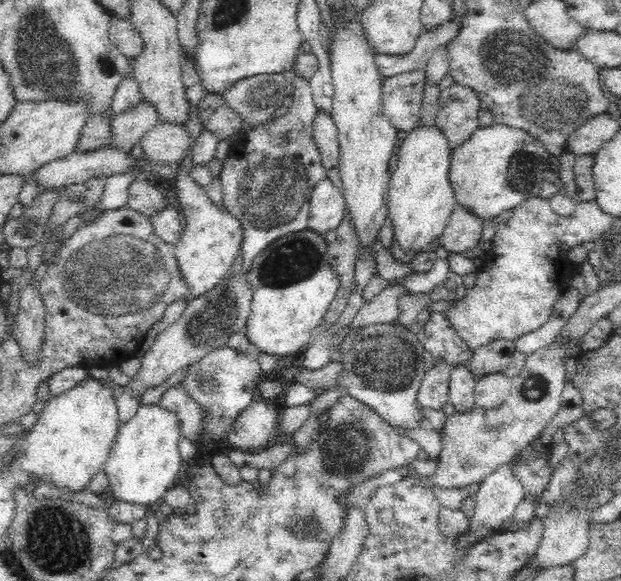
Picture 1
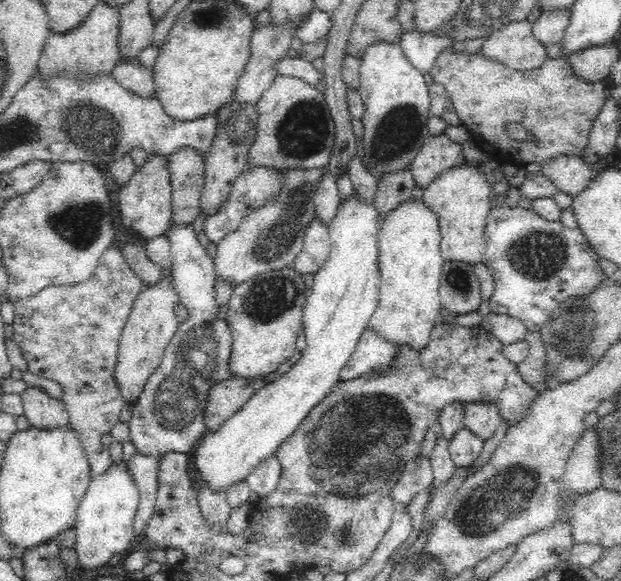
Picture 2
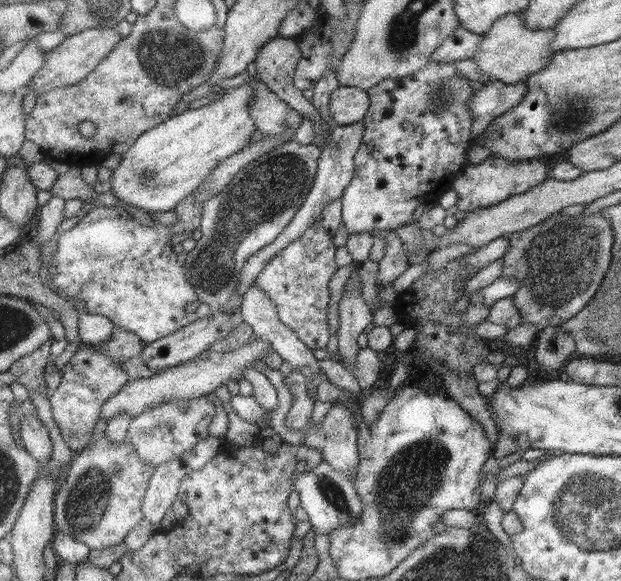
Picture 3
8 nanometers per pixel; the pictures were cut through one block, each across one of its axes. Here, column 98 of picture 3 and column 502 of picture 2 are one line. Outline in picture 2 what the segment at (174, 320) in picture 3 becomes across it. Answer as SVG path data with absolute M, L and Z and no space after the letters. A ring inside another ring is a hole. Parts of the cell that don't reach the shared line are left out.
M499 204L498 206L493 206L490 210L488 218L486 219L485 228L485 252L482 256L481 262L486 264L493 276L495 282L495 289L490 297L489 306L490 312L494 314L506 314L508 316L513 316L519 318L526 329L530 332L541 332L542 325L546 323L552 312L562 303L567 300L567 298L572 298L572 296L586 296L588 292L592 292L600 282L602 282L602 270L596 265L597 254L590 248L590 245L586 242L585 236L582 234L580 229L571 229L565 227L560 221L550 221L542 218L537 212L532 209L525 209L515 206L509 206L505 204Z

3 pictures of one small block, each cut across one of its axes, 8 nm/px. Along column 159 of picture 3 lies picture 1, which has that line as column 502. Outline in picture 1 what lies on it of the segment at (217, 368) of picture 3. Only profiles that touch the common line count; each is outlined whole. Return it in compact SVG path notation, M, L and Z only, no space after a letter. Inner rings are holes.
M502 371L479 376L475 380L475 404L486 409L500 406L509 396L511 378Z

